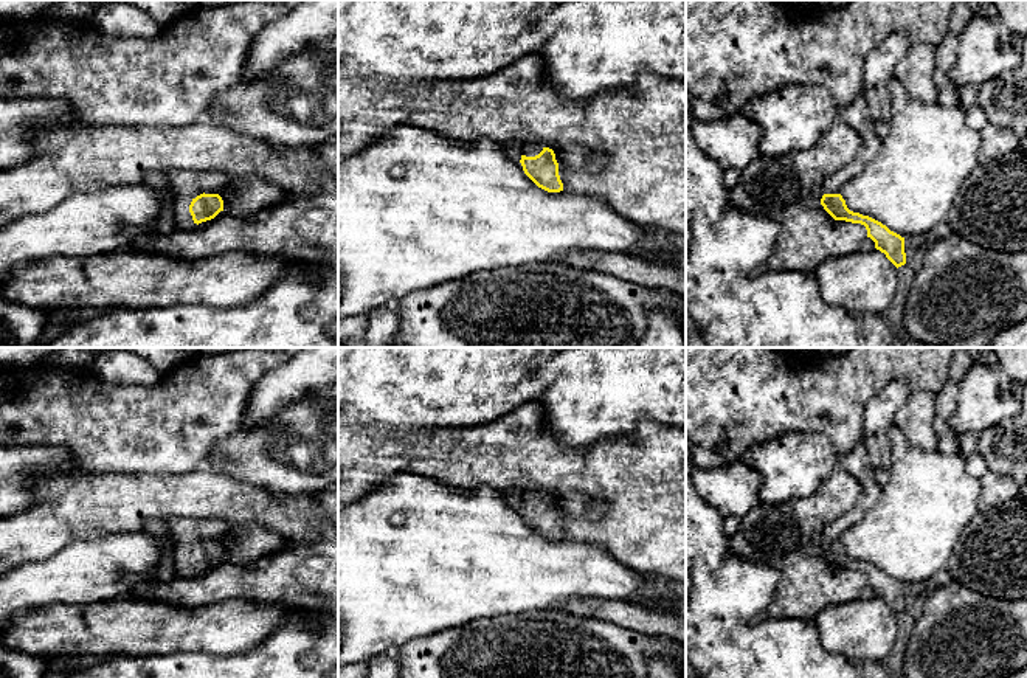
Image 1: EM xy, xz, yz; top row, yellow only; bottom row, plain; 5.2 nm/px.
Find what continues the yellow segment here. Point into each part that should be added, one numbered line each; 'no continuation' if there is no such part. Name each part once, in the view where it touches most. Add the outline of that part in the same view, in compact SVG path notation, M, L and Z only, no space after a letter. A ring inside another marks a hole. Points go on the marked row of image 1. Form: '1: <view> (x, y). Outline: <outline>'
1: xy (186, 185). Outline: M172 169L168 172L174 191L175 227L191 230L197 227L189 213L191 202L200 194L219 194L230 185L228 175L214 171Z

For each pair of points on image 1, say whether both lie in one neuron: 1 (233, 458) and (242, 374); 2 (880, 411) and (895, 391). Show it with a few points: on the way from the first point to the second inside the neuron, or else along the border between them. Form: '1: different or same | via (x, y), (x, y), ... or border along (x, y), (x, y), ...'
1: different | border along (239, 427), (219, 438), (208, 453)
2: same | via (883, 407), (894, 396)

